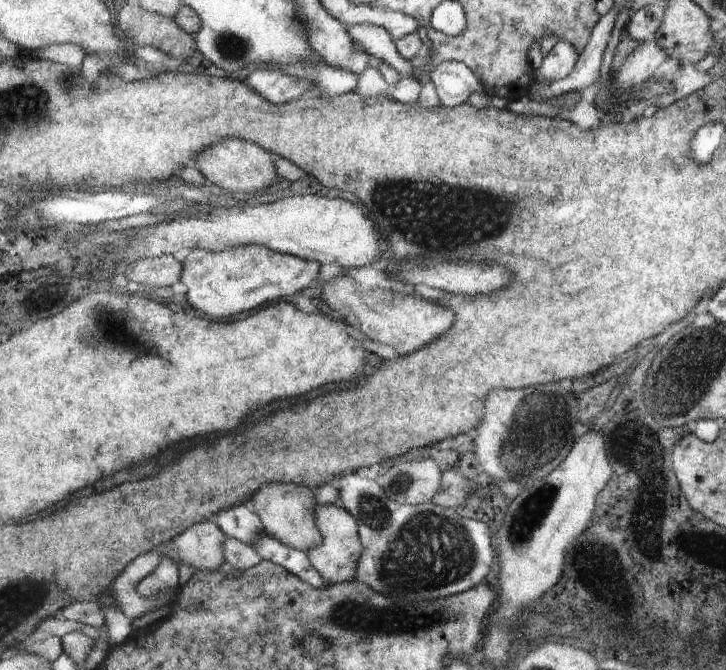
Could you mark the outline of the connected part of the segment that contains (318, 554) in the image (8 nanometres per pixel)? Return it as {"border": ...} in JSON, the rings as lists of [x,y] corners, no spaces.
{"border":[[[319,505],[316,508],[316,523],[323,535],[324,541],[320,547],[307,552],[311,562],[324,576],[327,585],[338,585],[356,580],[358,562],[364,551],[360,537],[359,522],[346,508],[337,505]]]}

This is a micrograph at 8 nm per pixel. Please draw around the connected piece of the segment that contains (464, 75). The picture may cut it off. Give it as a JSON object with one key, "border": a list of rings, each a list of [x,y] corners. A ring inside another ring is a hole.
{"border":[[[441,62],[441,66],[437,66],[429,76],[437,88],[442,105],[447,107],[460,106],[473,92],[484,90],[477,76],[461,62]]]}

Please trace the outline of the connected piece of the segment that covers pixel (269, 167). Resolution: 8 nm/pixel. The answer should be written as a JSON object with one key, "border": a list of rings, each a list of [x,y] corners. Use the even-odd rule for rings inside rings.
{"border":[[[235,136],[235,138],[227,138],[219,144],[209,146],[203,152],[199,152],[193,158],[192,164],[207,180],[220,186],[223,193],[239,194],[239,192],[265,191],[265,188],[282,182],[271,156],[272,154],[259,144],[254,144],[249,140],[241,140]]]}

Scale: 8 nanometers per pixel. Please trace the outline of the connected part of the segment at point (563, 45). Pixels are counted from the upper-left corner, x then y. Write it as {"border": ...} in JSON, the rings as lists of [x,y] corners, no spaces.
{"border":[[[559,40],[545,58],[542,58],[541,67],[535,71],[537,76],[534,79],[537,84],[542,84],[545,80],[553,82],[559,78],[565,78],[571,73],[573,66],[577,63],[578,55],[573,50],[569,42]]]}

